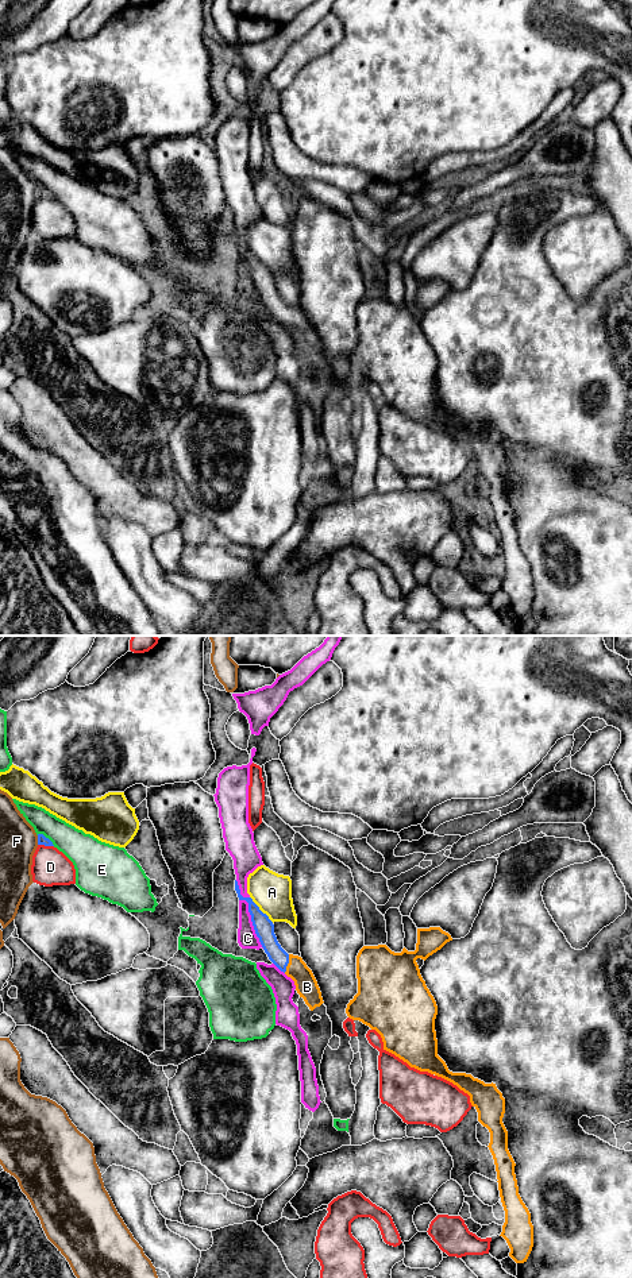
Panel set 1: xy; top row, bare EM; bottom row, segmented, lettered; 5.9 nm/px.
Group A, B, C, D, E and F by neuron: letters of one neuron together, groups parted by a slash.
A / B / C / D / E / F

